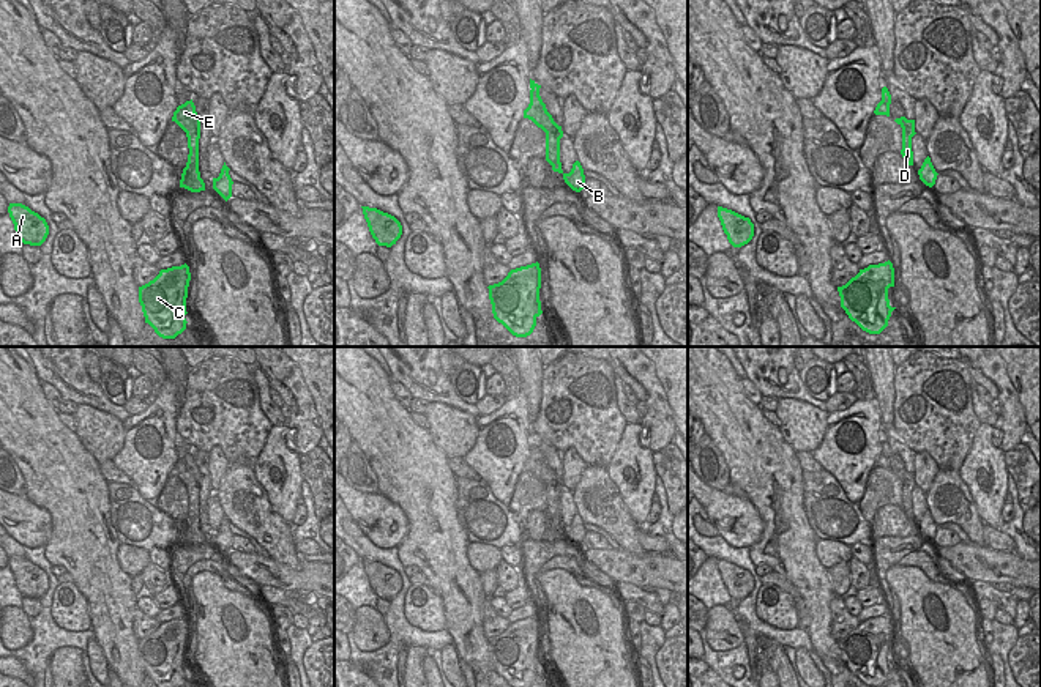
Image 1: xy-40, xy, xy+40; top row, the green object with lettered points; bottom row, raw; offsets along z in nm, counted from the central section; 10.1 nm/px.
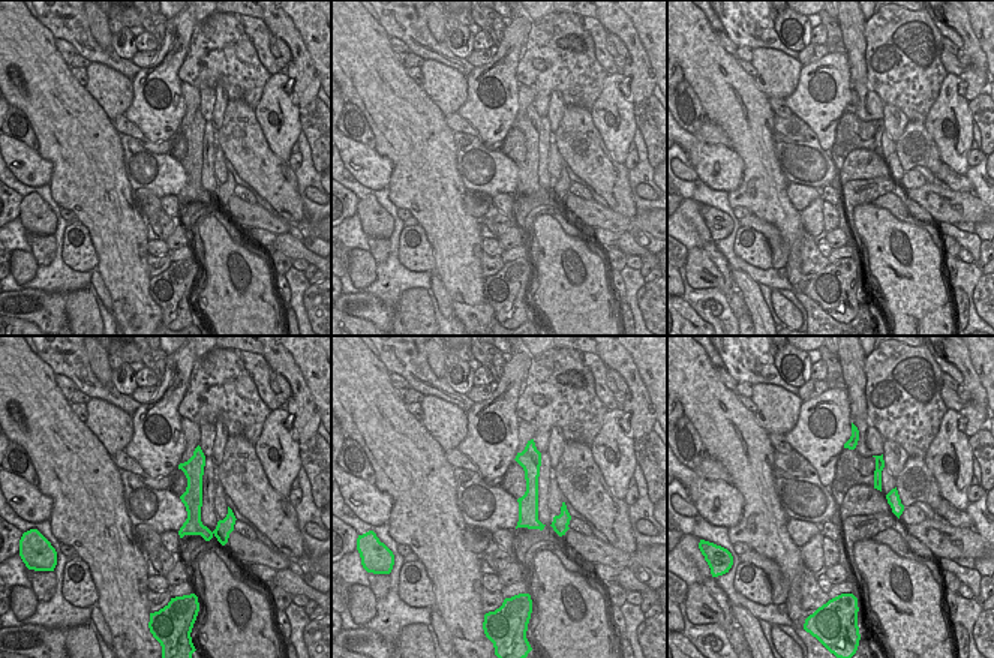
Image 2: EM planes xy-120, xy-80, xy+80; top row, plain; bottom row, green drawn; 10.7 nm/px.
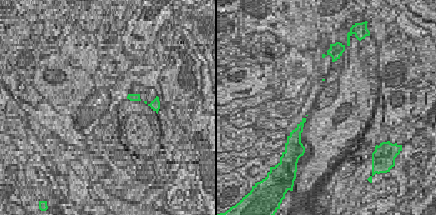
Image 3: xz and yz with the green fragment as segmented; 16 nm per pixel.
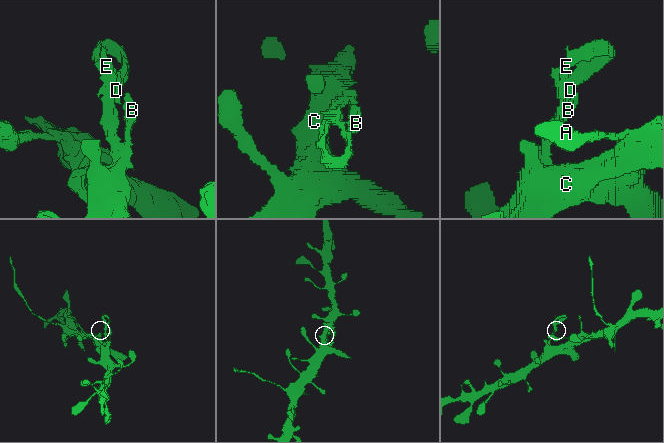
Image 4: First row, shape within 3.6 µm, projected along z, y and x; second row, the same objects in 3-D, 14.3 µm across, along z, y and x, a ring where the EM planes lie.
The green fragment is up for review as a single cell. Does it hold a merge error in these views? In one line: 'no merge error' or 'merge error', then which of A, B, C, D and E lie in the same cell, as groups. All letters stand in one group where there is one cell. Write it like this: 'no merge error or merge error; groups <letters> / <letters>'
no merge error; groups A B C D E

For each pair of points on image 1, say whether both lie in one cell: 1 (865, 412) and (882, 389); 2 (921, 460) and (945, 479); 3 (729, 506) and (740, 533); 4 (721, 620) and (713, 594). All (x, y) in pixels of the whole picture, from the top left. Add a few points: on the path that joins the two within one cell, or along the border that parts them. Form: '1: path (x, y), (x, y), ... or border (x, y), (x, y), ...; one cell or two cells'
1: border (874, 397), (879, 407), (882, 434); two cells
2: border (939, 468), (926, 493); two cells
3: path (735, 512), (740, 517), (740, 527); one cell
4: border (727, 605), (713, 605), (708, 610); two cells

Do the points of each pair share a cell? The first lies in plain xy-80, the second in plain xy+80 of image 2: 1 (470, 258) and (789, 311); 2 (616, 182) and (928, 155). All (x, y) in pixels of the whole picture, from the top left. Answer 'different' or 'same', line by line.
1: different
2: same

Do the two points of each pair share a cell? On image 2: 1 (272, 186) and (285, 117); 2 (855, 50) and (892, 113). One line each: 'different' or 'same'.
1: different
2: different

